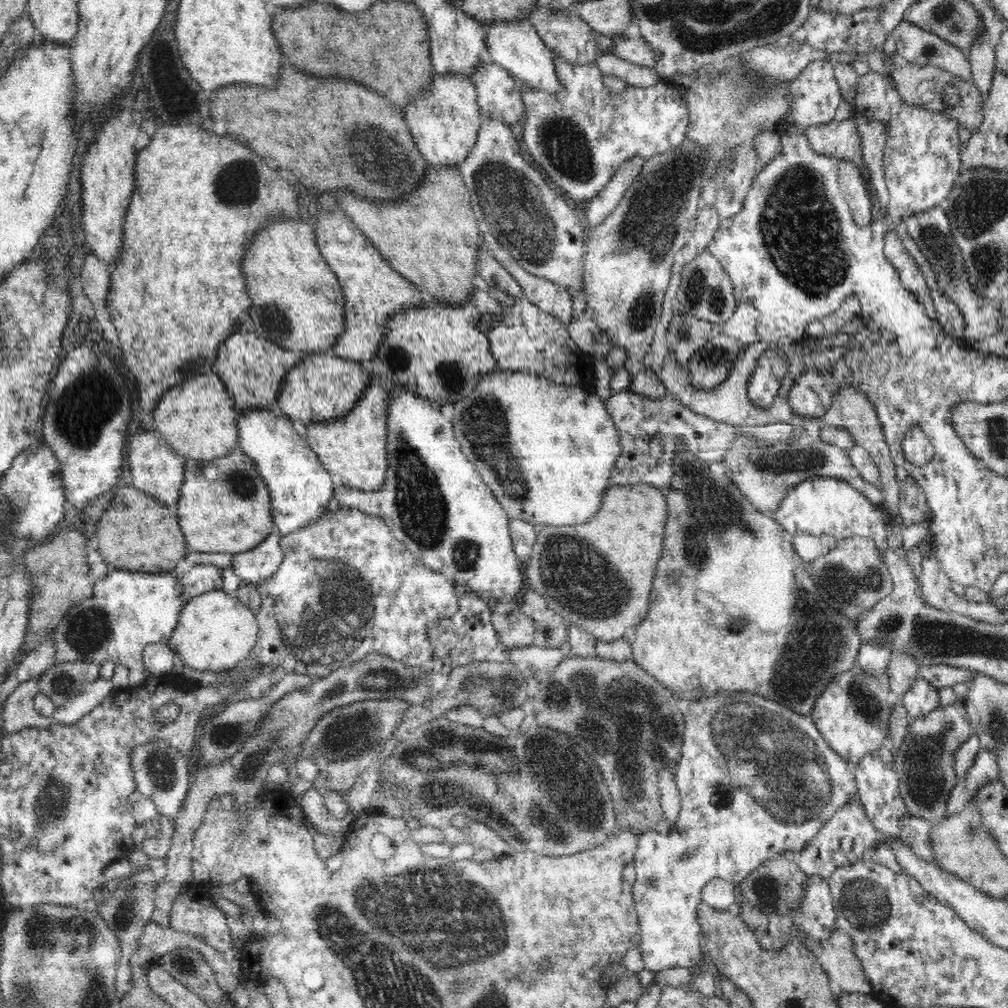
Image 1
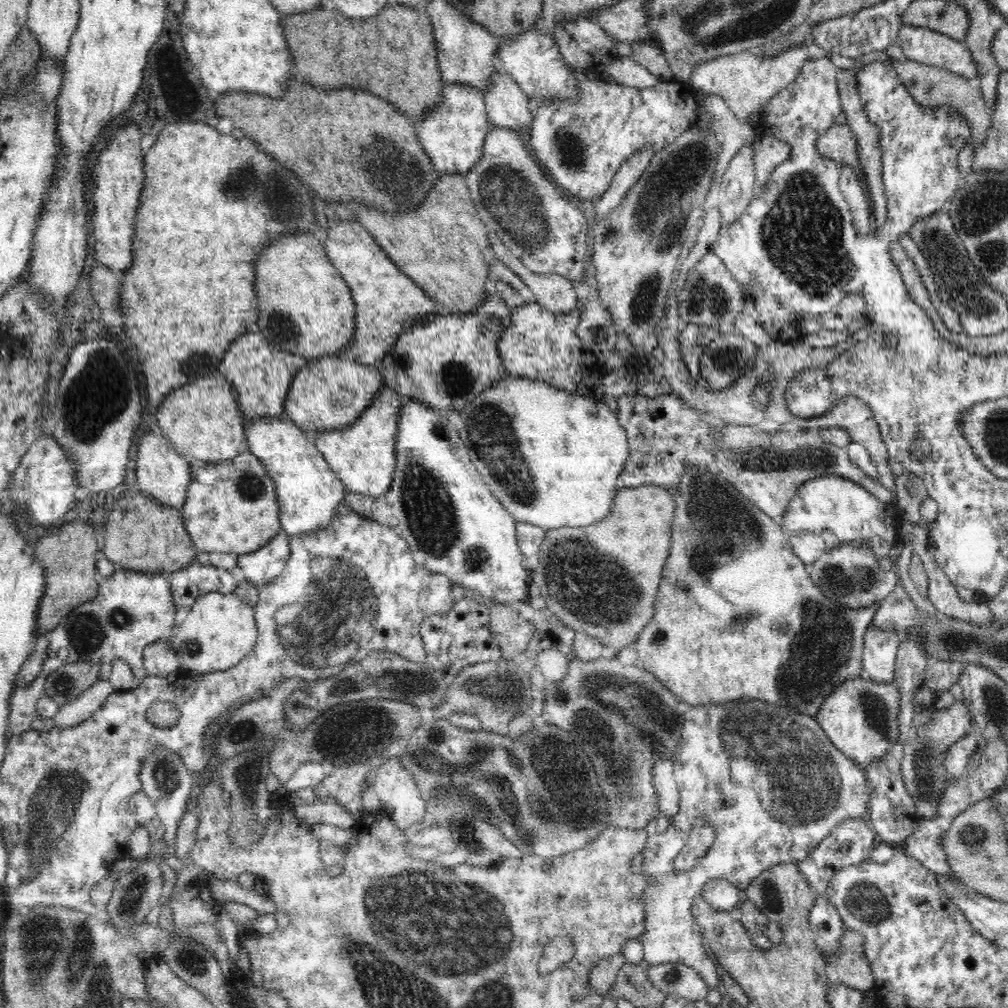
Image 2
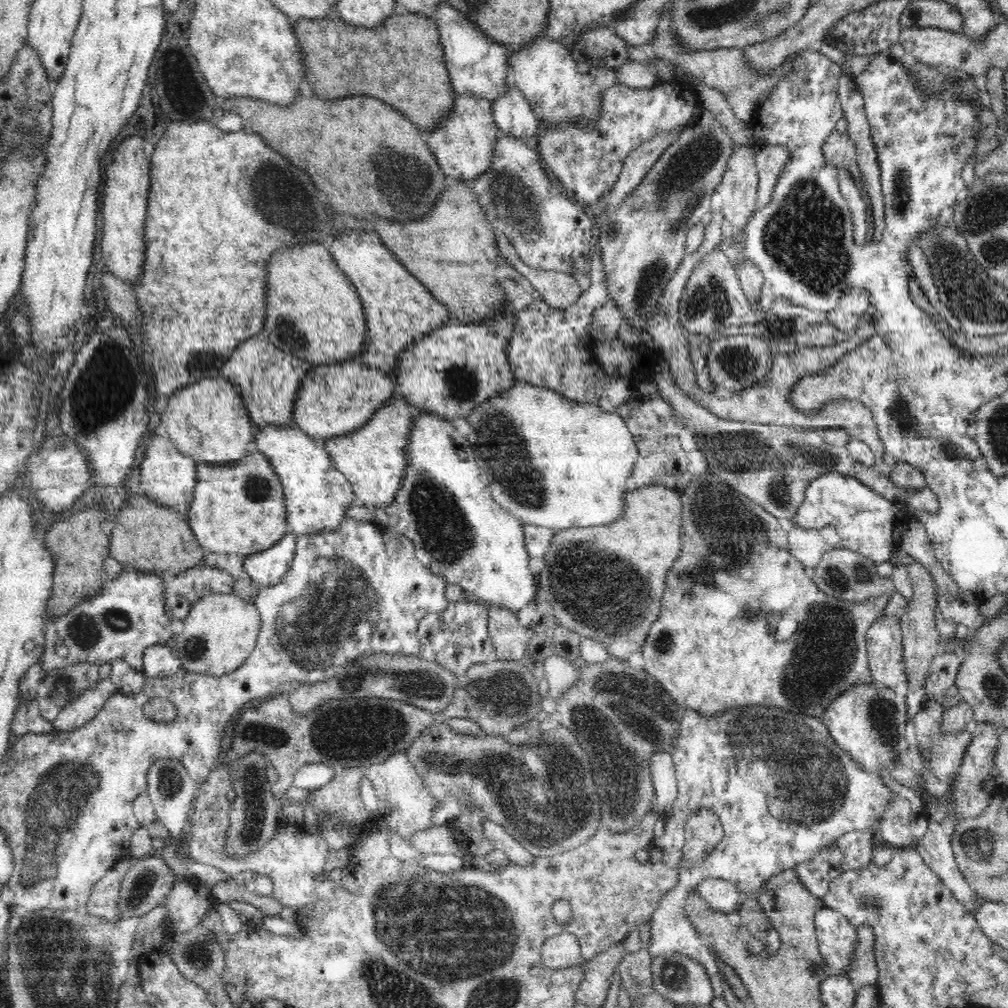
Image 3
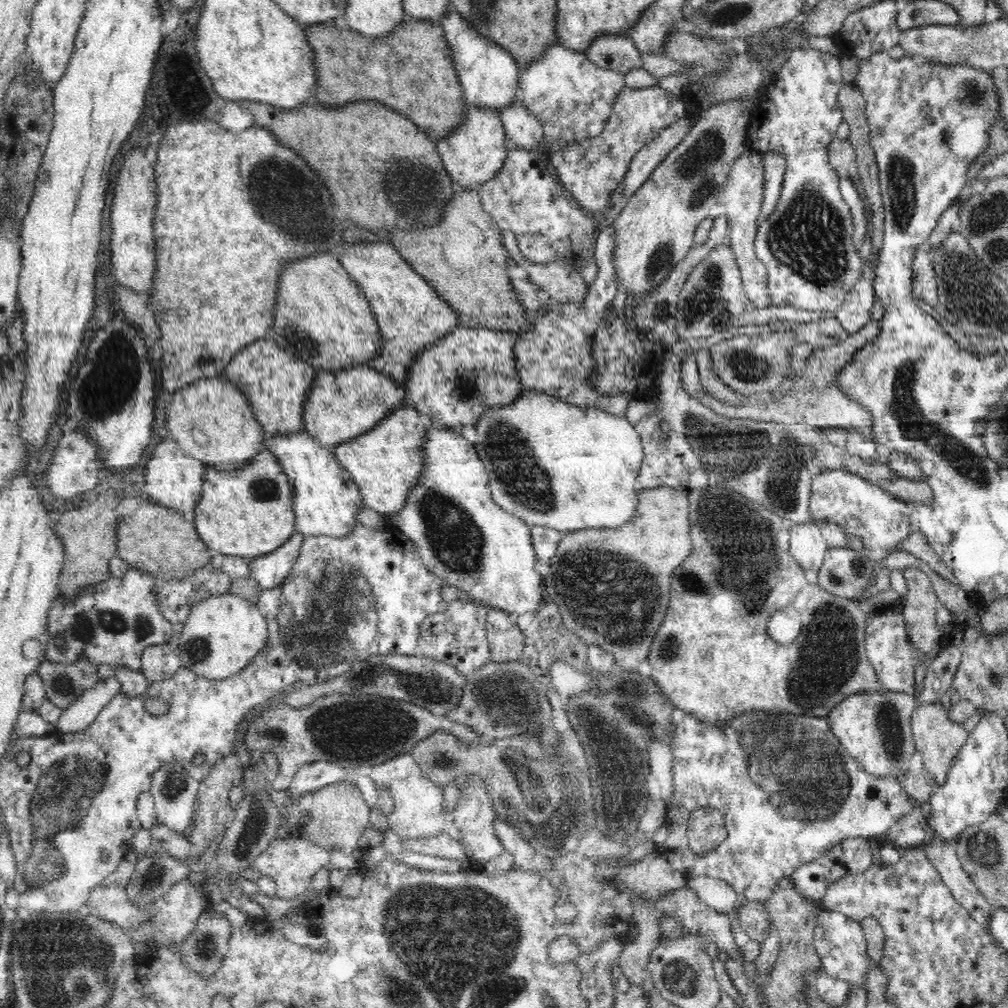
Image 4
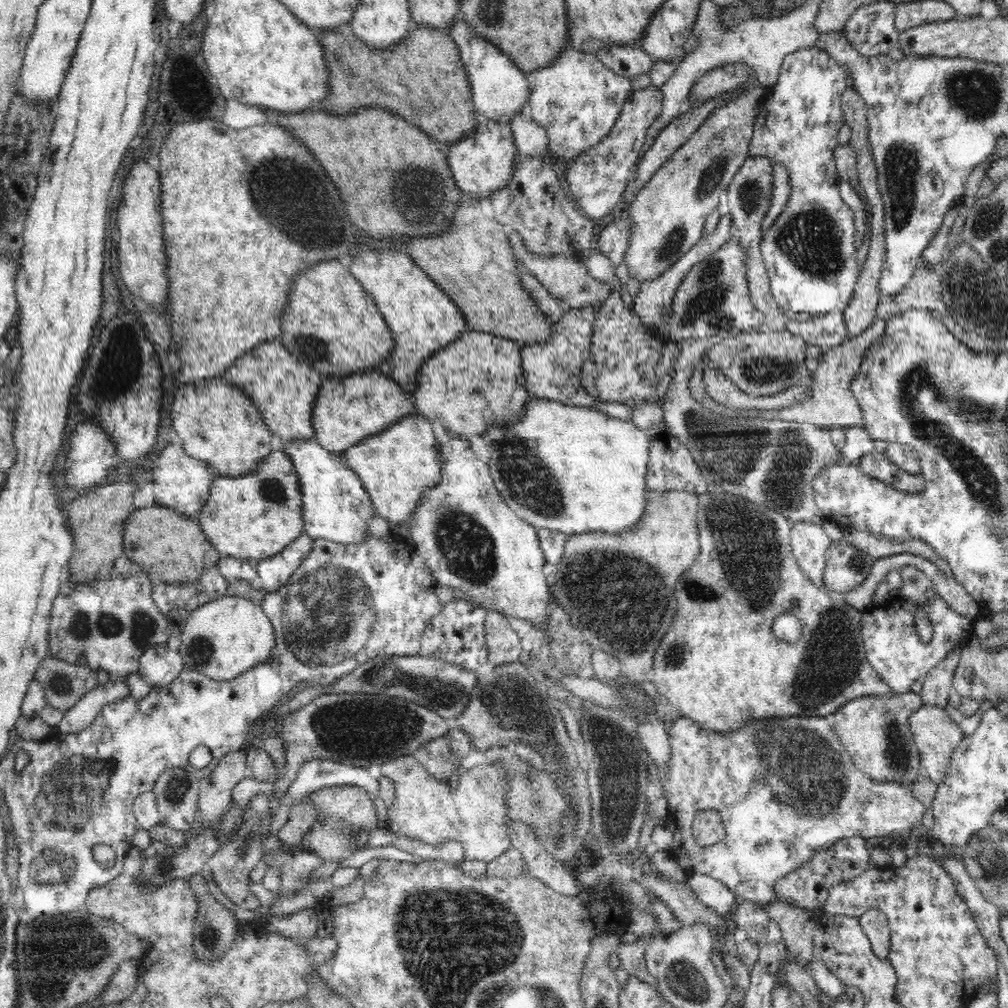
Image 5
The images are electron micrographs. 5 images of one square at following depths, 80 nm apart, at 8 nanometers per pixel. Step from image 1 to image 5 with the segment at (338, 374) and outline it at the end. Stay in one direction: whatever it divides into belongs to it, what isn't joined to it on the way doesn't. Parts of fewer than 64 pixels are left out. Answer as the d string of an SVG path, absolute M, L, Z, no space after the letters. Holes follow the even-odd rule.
M379 371L356 372L344 378L325 378L311 412L315 439L326 450L341 456L343 450L354 446L367 436L379 433L398 419L418 414L413 397L402 390L394 379Z

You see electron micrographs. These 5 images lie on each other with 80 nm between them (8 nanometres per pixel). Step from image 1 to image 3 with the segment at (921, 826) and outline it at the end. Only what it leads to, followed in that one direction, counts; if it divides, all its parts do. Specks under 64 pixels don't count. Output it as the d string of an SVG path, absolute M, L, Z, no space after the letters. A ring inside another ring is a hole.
M928 820L925 835L918 839L911 849L922 856L924 863L940 877L956 899L968 912L974 914L977 906L984 900L979 898L958 869L951 847L951 834L942 824Z

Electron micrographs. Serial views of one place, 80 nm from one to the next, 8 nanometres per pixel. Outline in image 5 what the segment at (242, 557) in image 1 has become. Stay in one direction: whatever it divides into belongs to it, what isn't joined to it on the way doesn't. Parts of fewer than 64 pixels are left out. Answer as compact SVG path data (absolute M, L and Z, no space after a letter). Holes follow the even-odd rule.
M303 532L278 554L257 561L255 569L259 585L267 591L275 591L284 586L312 550L312 541L313 538Z

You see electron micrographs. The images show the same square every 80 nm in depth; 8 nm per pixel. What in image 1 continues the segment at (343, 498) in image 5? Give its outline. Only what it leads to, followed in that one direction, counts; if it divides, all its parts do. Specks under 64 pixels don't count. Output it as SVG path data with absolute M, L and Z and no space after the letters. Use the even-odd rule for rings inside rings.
M273 408L250 409L239 412L237 419L239 448L257 466L260 476L269 488L274 528L281 536L322 518L328 501L338 484L308 446L297 424Z

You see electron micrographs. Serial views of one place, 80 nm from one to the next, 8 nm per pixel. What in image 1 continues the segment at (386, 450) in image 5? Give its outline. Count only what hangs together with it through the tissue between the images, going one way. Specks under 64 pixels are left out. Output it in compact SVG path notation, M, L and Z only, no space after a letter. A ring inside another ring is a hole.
M363 392L343 417L323 423L310 423L300 428L308 446L316 452L324 468L336 477L338 483L364 492L381 489L388 468L385 453L388 405L382 396L372 398Z

